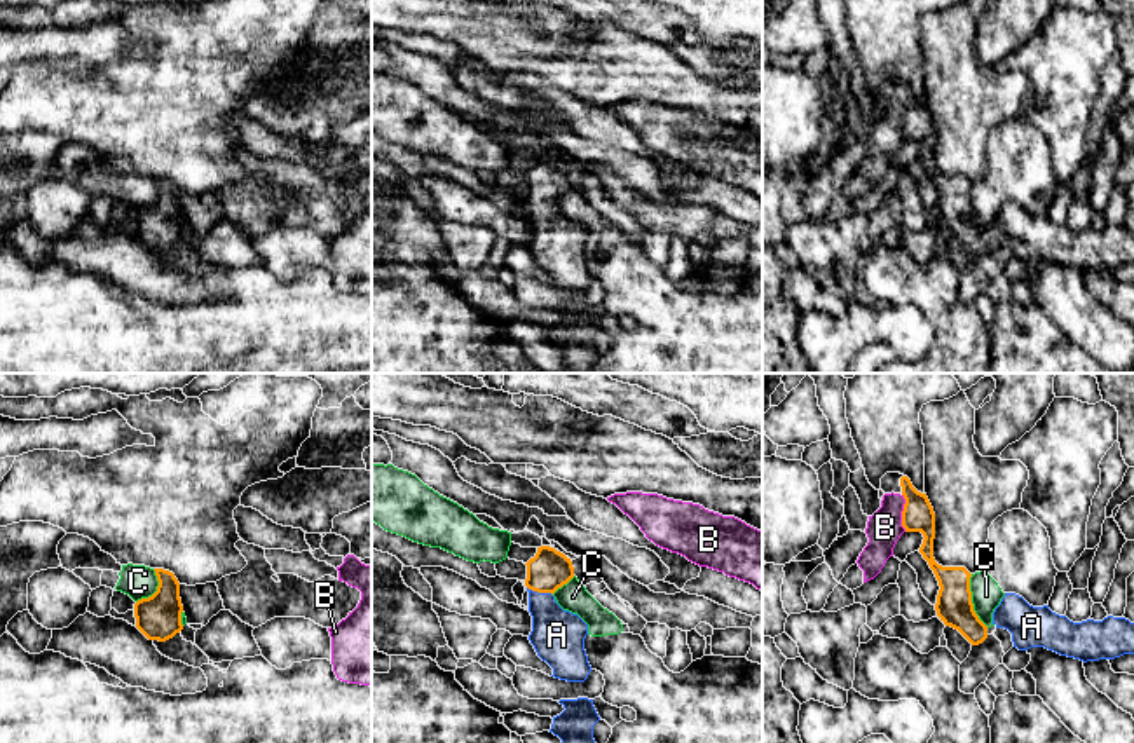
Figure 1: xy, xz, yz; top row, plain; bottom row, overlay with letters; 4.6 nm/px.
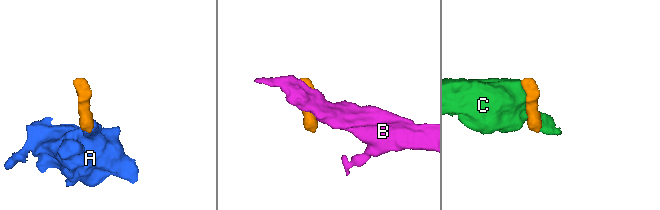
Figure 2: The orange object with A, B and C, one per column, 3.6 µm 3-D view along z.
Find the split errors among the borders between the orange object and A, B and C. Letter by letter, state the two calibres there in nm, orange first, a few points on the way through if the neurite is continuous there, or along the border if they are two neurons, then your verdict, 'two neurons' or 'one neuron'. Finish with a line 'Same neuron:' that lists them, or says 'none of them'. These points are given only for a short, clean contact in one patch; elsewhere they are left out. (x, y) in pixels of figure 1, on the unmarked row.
A: 190 nm thick on the orange side, 240 nm on the other; runs through xz (550, 178), (543, 187), (539, 201), (541, 215), (557, 245); one neuron
B: 150 nm thick on the orange side, 160 nm on the other; border along yz (902, 103), (902, 136), (906, 140); two neurons
C: 170 nm thick on the orange side, 140 nm on the other; two neurons
Same neuron: A

